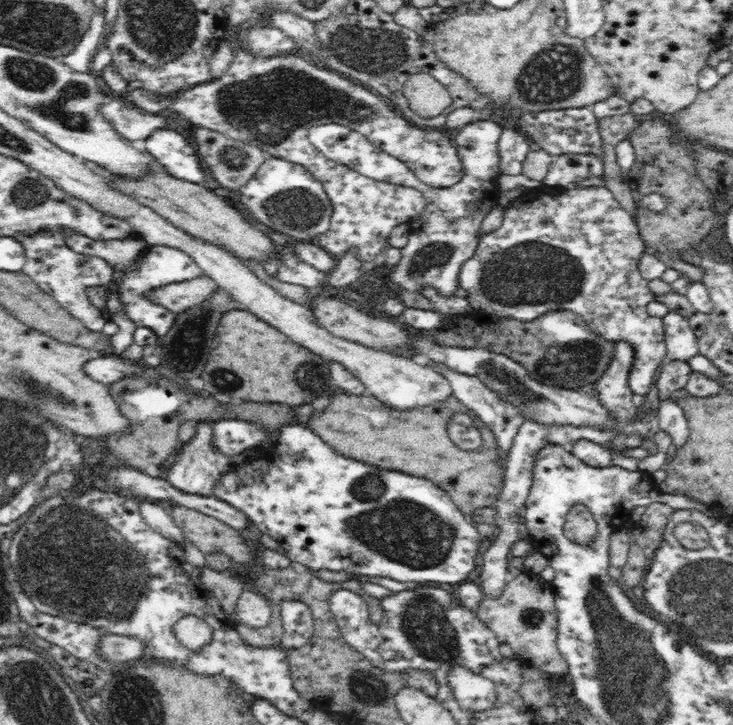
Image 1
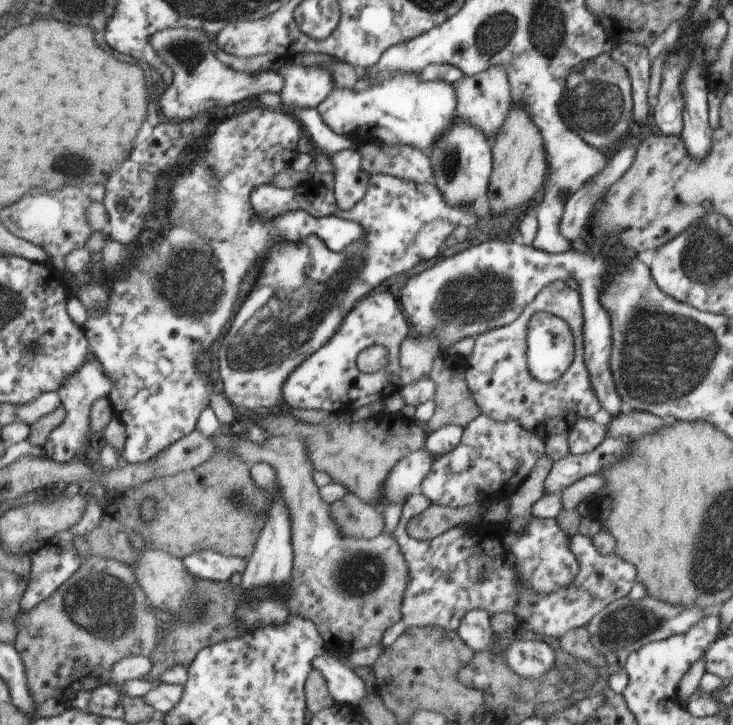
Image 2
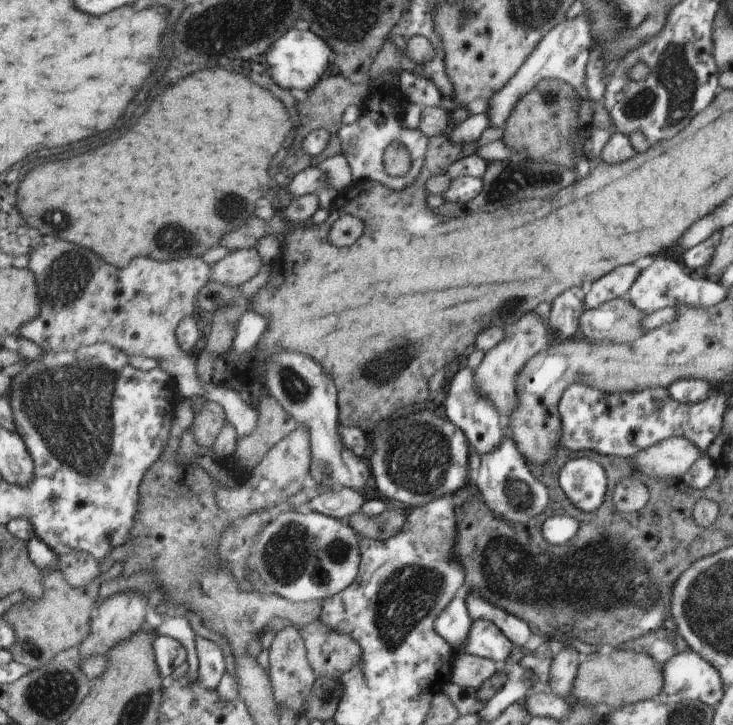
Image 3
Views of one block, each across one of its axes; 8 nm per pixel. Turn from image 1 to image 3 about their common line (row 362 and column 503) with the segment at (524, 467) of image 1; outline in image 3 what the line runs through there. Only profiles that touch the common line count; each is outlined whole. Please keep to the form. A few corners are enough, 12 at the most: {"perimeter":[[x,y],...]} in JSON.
{"perimeter":[[470,590],[465,598],[472,621],[492,622],[514,647],[532,632],[502,608]]}

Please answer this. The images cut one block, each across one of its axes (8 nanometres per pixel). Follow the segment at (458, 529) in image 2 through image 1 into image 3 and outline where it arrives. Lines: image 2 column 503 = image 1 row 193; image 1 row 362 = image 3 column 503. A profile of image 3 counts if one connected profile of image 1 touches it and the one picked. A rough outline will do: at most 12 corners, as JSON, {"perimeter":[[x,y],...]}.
{"perimeter":[[484,618],[472,622],[457,655],[492,660],[498,670],[514,646]]}

